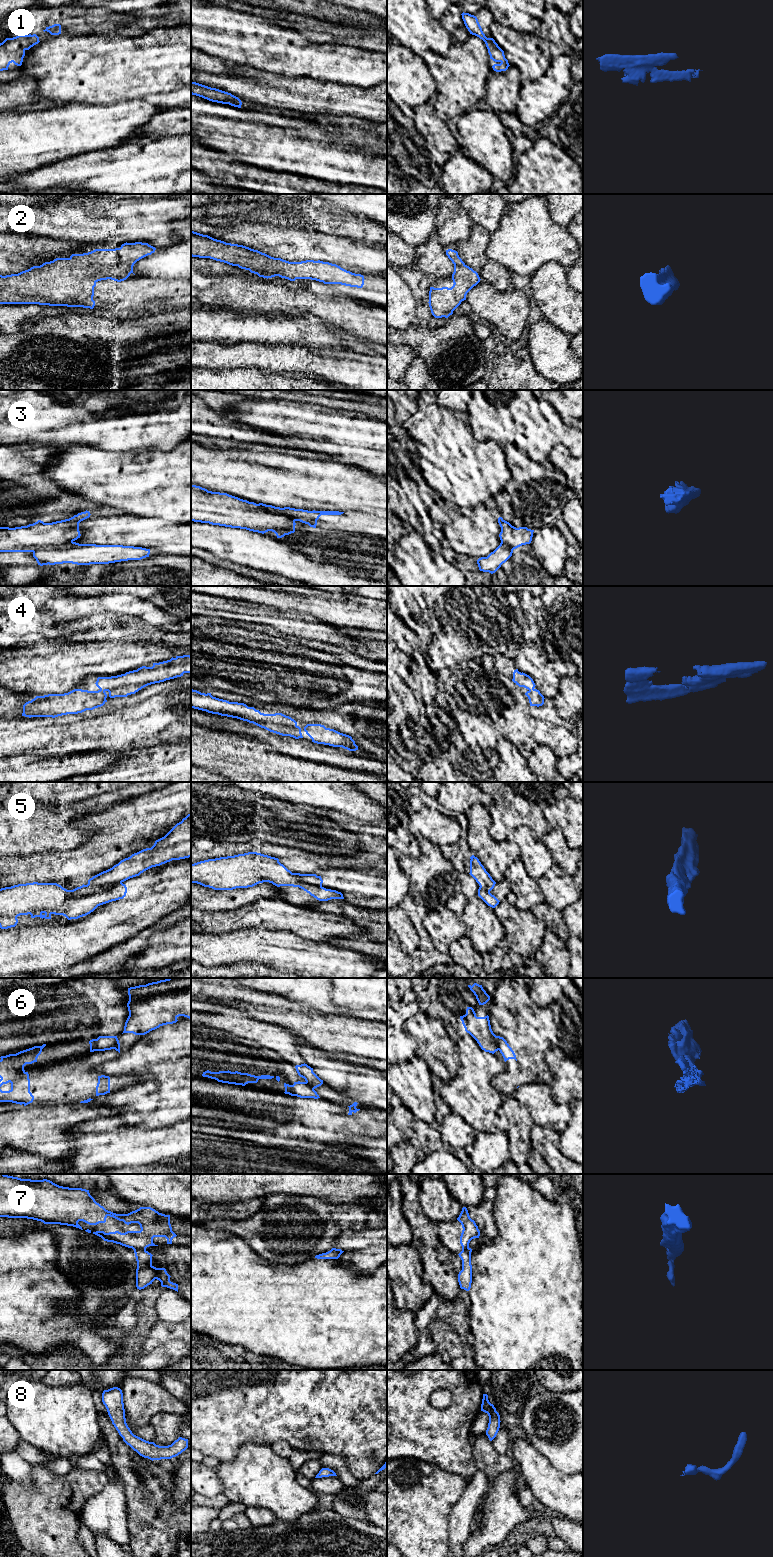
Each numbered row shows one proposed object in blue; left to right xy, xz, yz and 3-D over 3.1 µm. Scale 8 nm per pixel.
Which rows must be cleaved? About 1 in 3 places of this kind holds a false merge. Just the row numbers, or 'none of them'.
3, 6, 7

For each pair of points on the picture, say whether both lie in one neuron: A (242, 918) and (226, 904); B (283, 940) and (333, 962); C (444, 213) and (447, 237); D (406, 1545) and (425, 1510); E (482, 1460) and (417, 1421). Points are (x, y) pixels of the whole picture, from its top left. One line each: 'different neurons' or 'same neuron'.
A: different neurons
B: same neuron
C: same neuron
D: same neuron
E: different neurons

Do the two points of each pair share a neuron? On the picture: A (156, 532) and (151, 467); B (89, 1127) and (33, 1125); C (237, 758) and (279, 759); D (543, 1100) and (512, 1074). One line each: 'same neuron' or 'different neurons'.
A: different neurons
B: different neurons
C: same neuron
D: different neurons

